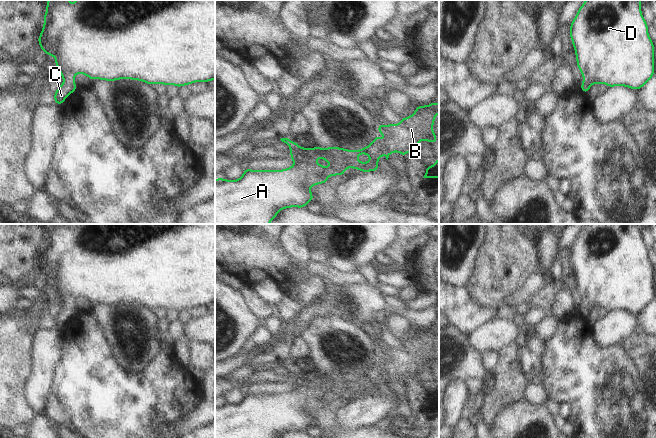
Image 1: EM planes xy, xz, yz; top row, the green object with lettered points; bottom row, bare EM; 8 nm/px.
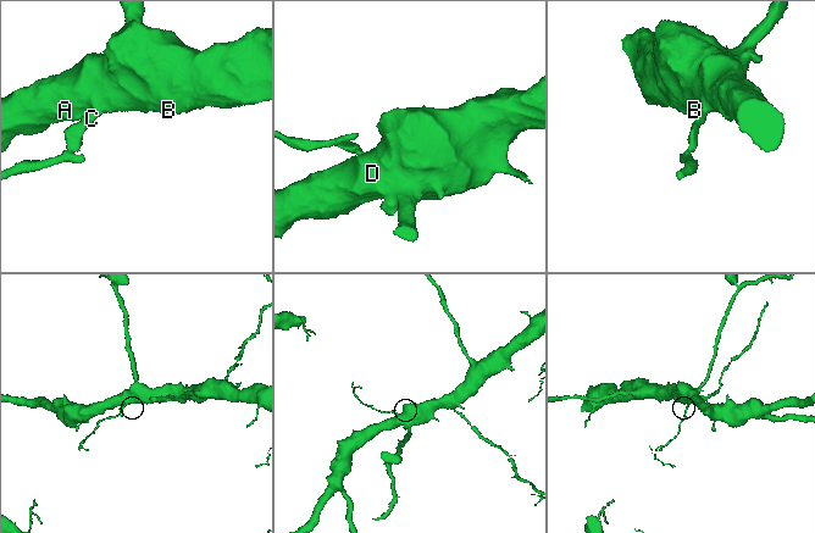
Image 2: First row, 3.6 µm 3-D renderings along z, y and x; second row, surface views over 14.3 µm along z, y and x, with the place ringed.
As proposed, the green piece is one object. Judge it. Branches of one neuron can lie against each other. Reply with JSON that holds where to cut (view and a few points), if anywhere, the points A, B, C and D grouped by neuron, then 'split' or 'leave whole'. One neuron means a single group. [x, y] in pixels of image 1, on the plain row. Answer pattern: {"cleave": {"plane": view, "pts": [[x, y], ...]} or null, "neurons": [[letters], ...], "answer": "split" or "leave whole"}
{"cleave": null, "neurons": [["A", "B", "C", "D"]], "answer": "leave whole"}

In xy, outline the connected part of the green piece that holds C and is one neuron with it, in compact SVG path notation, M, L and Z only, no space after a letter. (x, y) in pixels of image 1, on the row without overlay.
M48 224L45 235L44 249L37 265L40 268L40 275L44 274L46 280L55 281L55 289L60 295L60 300L65 304L54 316L56 328L62 329L65 323L78 312L74 307L77 297L86 299L92 305L95 303L105 305L131 303L149 309L173 308L178 312L184 309L190 310L194 306L209 307L215 304L215 224L77 224L75 227L70 227L68 224Z

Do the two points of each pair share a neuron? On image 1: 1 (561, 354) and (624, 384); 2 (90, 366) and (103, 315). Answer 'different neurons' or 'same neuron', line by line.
1: same neuron
2: different neurons

